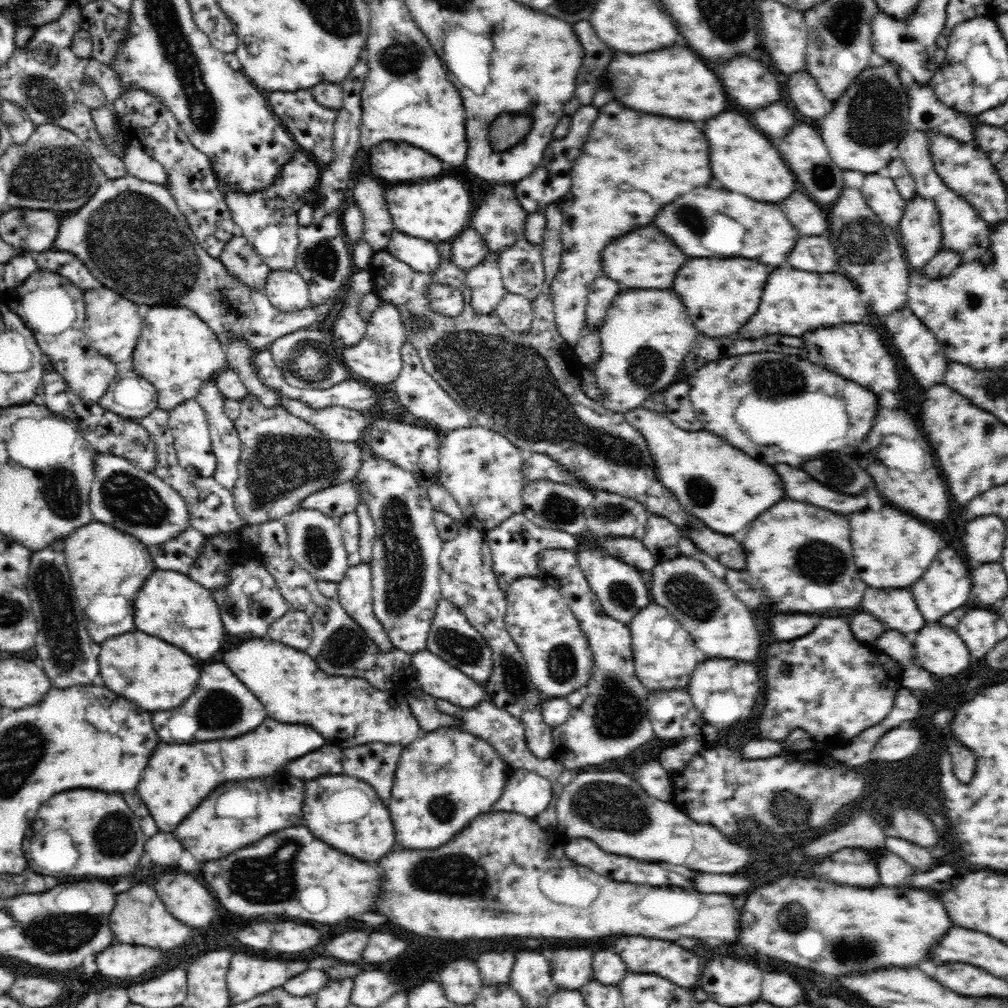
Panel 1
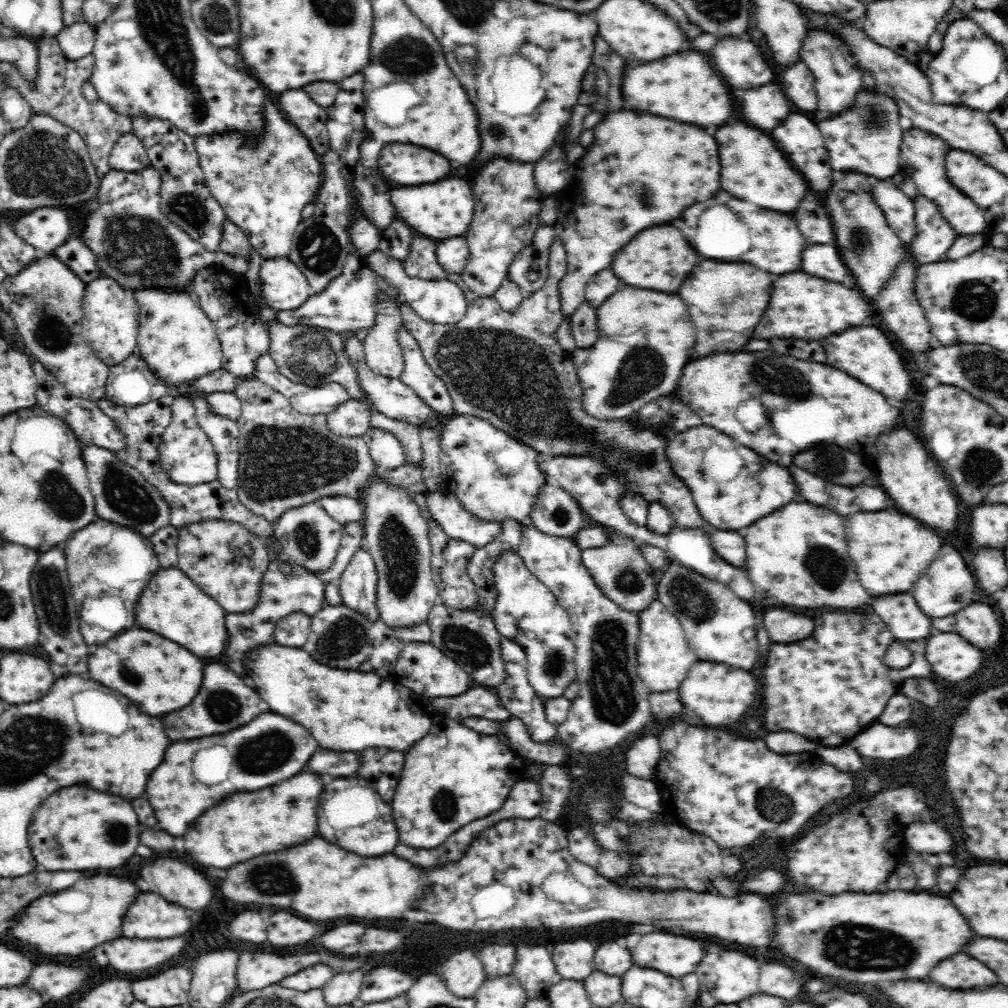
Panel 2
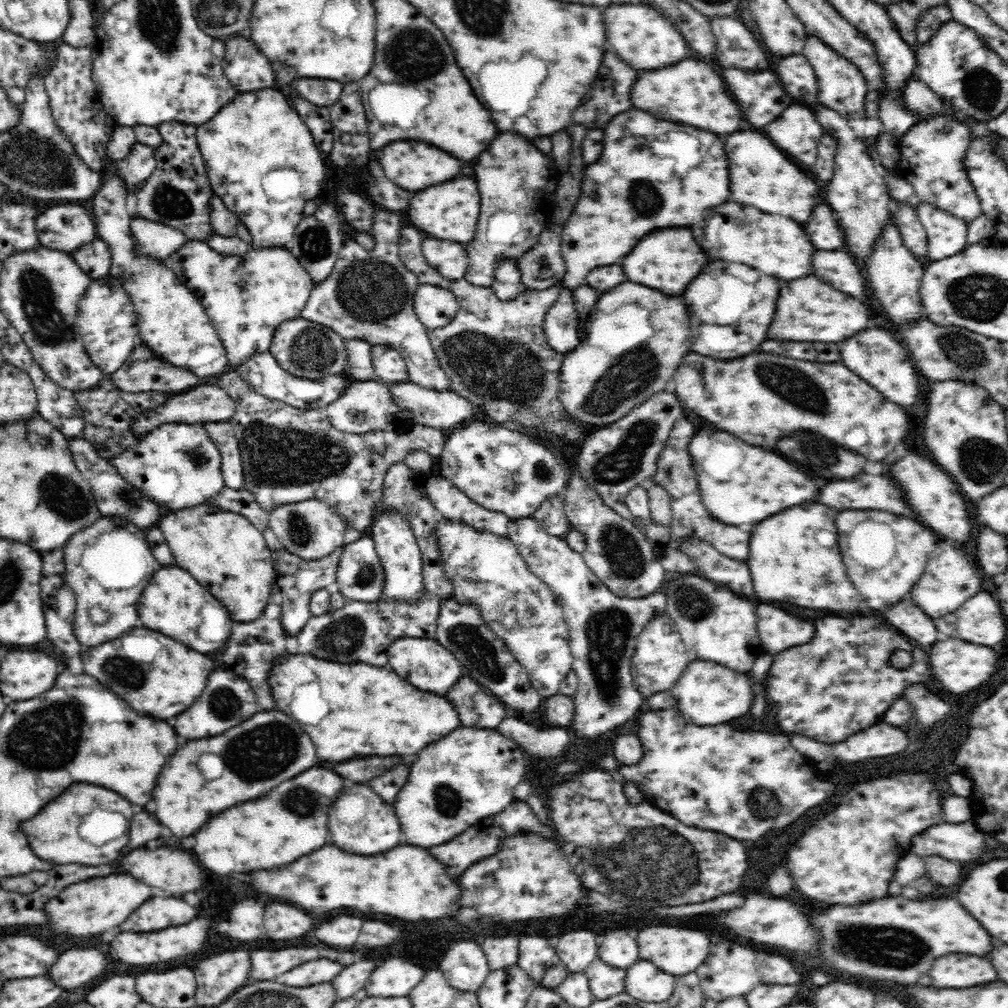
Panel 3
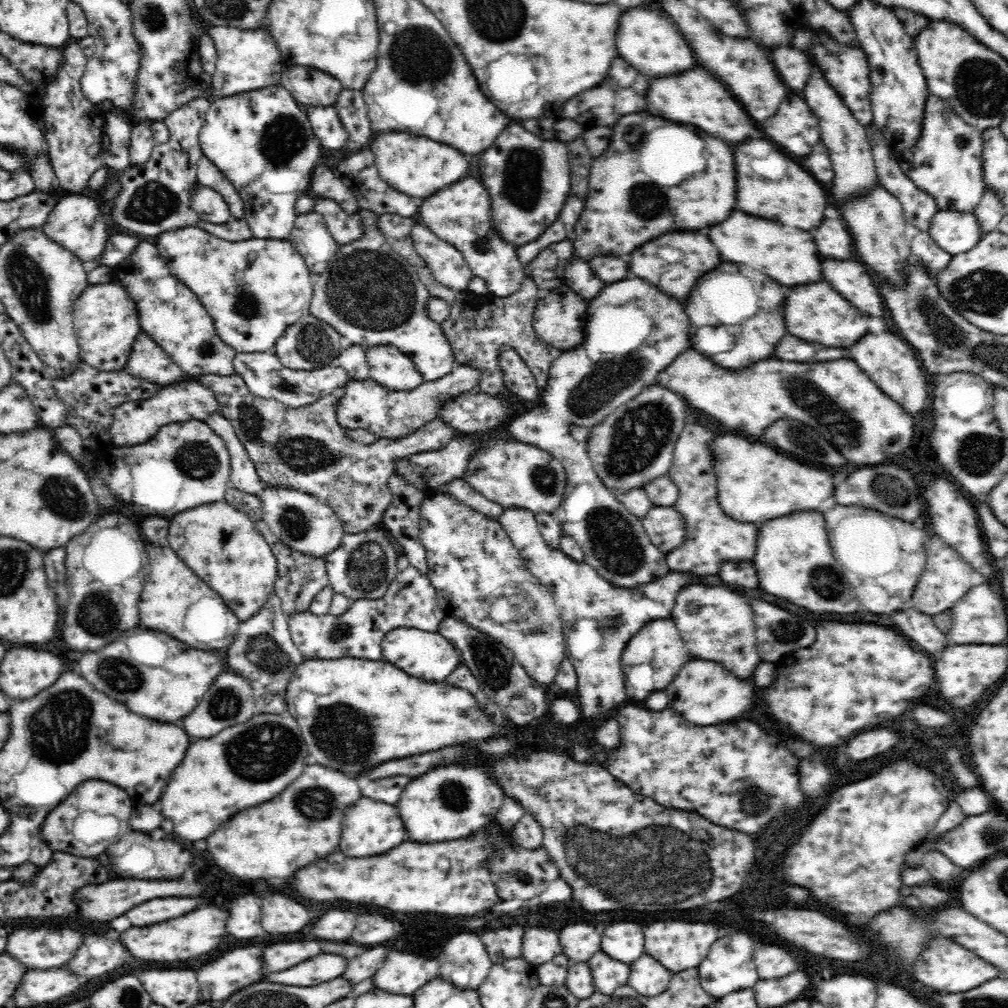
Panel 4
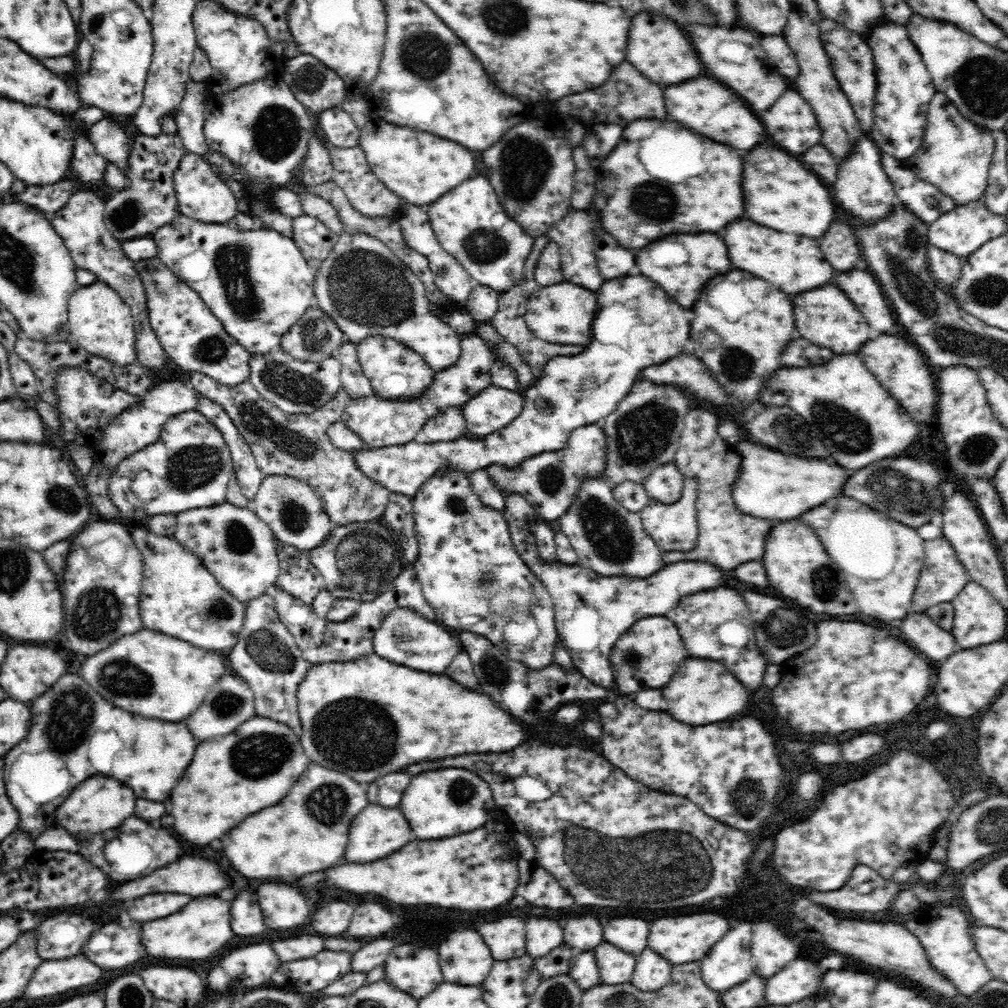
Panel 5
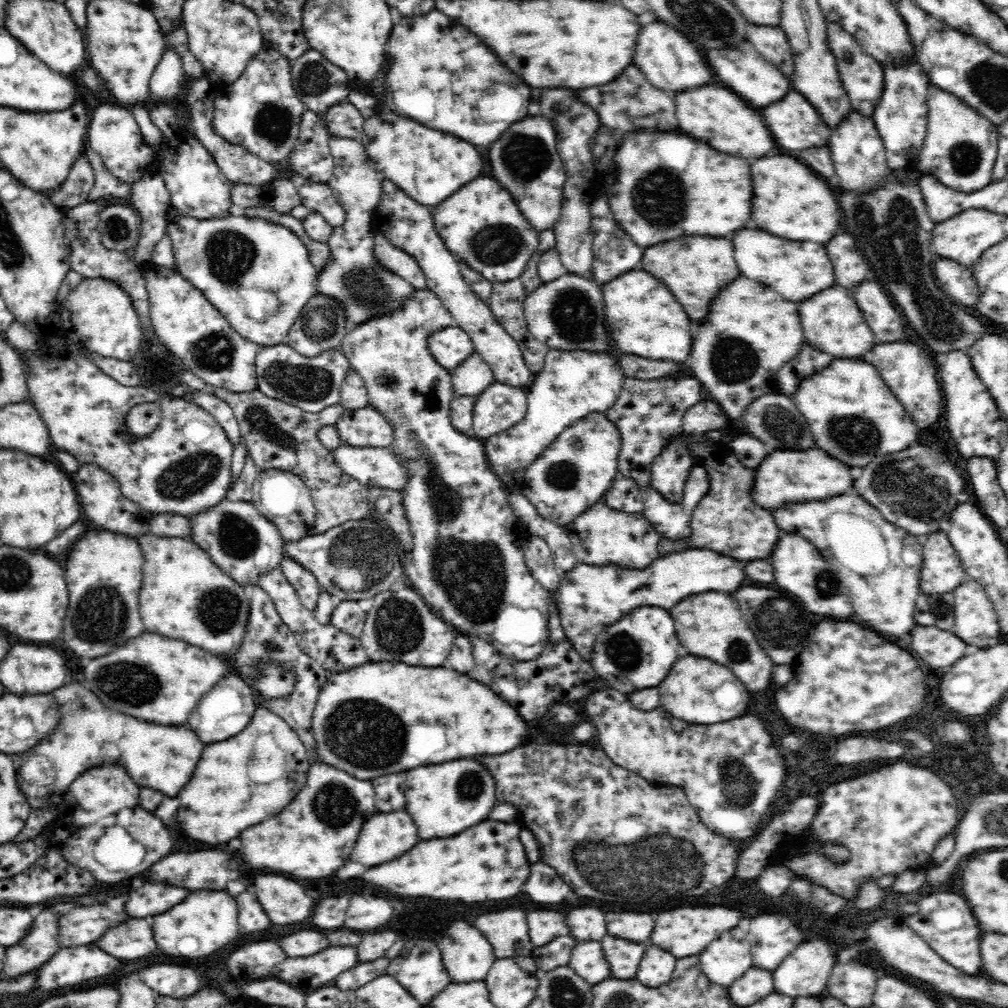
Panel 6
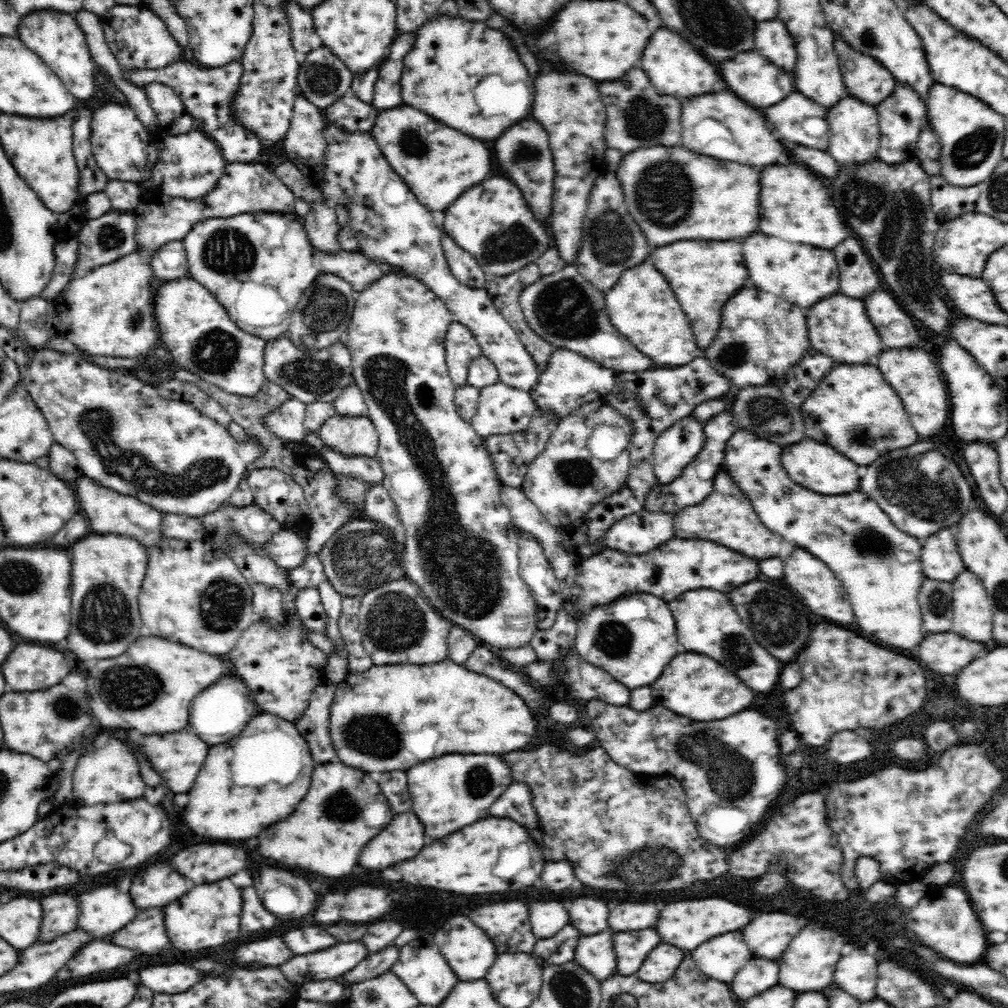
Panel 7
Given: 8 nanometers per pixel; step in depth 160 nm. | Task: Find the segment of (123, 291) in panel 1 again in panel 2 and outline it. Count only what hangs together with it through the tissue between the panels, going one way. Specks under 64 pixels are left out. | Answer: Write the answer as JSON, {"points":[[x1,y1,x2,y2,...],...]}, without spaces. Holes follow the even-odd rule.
{"points":[[153,167,136,173,113,169,112,172,101,176,101,186,96,197,98,210,88,216,88,224,84,224,78,236,94,252,98,270,114,278,128,292,140,288,170,288,169,292,184,290,186,294,193,294,193,280,197,274,203,268,213,266,221,266,236,277,244,277,249,267,246,259,228,255,219,249,214,252,208,251,200,242,190,238,184,230,168,219,162,212,162,185,160,174],[356,252,350,253,344,263,343,271,332,279,328,288,320,294,312,294,304,304,292,310,278,310,274,320,286,326,308,325,334,331,341,335,354,332,358,329,369,330,374,326,374,304,377,302,379,289,397,296,400,304,404,303,403,297,390,288,388,283,370,269,366,261,358,257]]}

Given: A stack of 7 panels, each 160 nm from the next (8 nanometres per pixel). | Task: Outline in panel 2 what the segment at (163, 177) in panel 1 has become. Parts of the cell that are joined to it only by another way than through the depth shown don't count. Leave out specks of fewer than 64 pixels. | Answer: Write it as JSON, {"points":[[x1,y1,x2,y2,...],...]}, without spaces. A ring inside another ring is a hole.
{"points":[[132,132,117,140,110,154,110,164,112,169,126,173,144,172,152,168,152,160,148,159,144,145]]}

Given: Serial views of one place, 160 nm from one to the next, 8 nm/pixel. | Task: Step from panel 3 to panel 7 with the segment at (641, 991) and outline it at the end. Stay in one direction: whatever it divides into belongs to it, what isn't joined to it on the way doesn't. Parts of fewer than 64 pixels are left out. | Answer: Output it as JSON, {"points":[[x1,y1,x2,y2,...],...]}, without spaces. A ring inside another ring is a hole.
{"points":[[660,944,648,953,637,975,644,982,664,982,676,972,685,957,682,950,676,950,670,944]]}

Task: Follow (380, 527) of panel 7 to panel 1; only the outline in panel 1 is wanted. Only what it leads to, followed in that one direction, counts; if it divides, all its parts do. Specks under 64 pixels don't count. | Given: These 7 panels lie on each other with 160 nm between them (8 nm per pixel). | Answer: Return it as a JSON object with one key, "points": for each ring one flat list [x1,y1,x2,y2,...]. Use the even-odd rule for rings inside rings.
{"points":[[369,563,355,564,338,583,337,597,343,609,360,625,377,650,388,654,394,648,374,614,371,580]]}

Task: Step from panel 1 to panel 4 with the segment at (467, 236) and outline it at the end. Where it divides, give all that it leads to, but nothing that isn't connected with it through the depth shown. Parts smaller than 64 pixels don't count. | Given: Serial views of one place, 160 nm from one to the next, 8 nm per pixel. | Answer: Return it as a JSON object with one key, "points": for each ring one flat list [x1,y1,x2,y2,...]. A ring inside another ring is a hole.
{"points":[[414,226,412,240,433,277,452,291,464,291,473,274,464,255,449,242,438,238,425,226]]}

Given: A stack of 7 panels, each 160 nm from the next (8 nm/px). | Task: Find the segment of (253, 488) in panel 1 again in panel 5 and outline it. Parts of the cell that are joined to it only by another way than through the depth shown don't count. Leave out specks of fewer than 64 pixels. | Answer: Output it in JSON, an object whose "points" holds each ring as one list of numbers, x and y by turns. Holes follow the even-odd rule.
{"points":[[192,373,189,385,226,411,266,477,284,475,307,482,323,503,334,526,379,520,385,513,391,491,359,469,355,451,334,446,328,437,328,427,334,420,340,420,350,402,351,396,342,386,334,398,318,410,310,414,288,414,277,404,266,400,249,381,226,386,207,374],[448,407,434,415,423,426,427,443,439,443,452,441,465,437,467,434,462,409,460,407]]}

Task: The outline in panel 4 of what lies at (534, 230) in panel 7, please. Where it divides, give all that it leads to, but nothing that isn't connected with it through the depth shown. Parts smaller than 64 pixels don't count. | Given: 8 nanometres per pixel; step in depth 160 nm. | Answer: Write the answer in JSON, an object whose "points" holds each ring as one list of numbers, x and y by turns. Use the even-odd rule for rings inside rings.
{"points":[[464,178,444,190,438,190,422,202,420,220,438,238,453,244,464,255,472,274,484,280,489,293,504,298,521,290,526,279,524,265,516,254,517,246,500,239,492,229,490,198,482,182]]}

